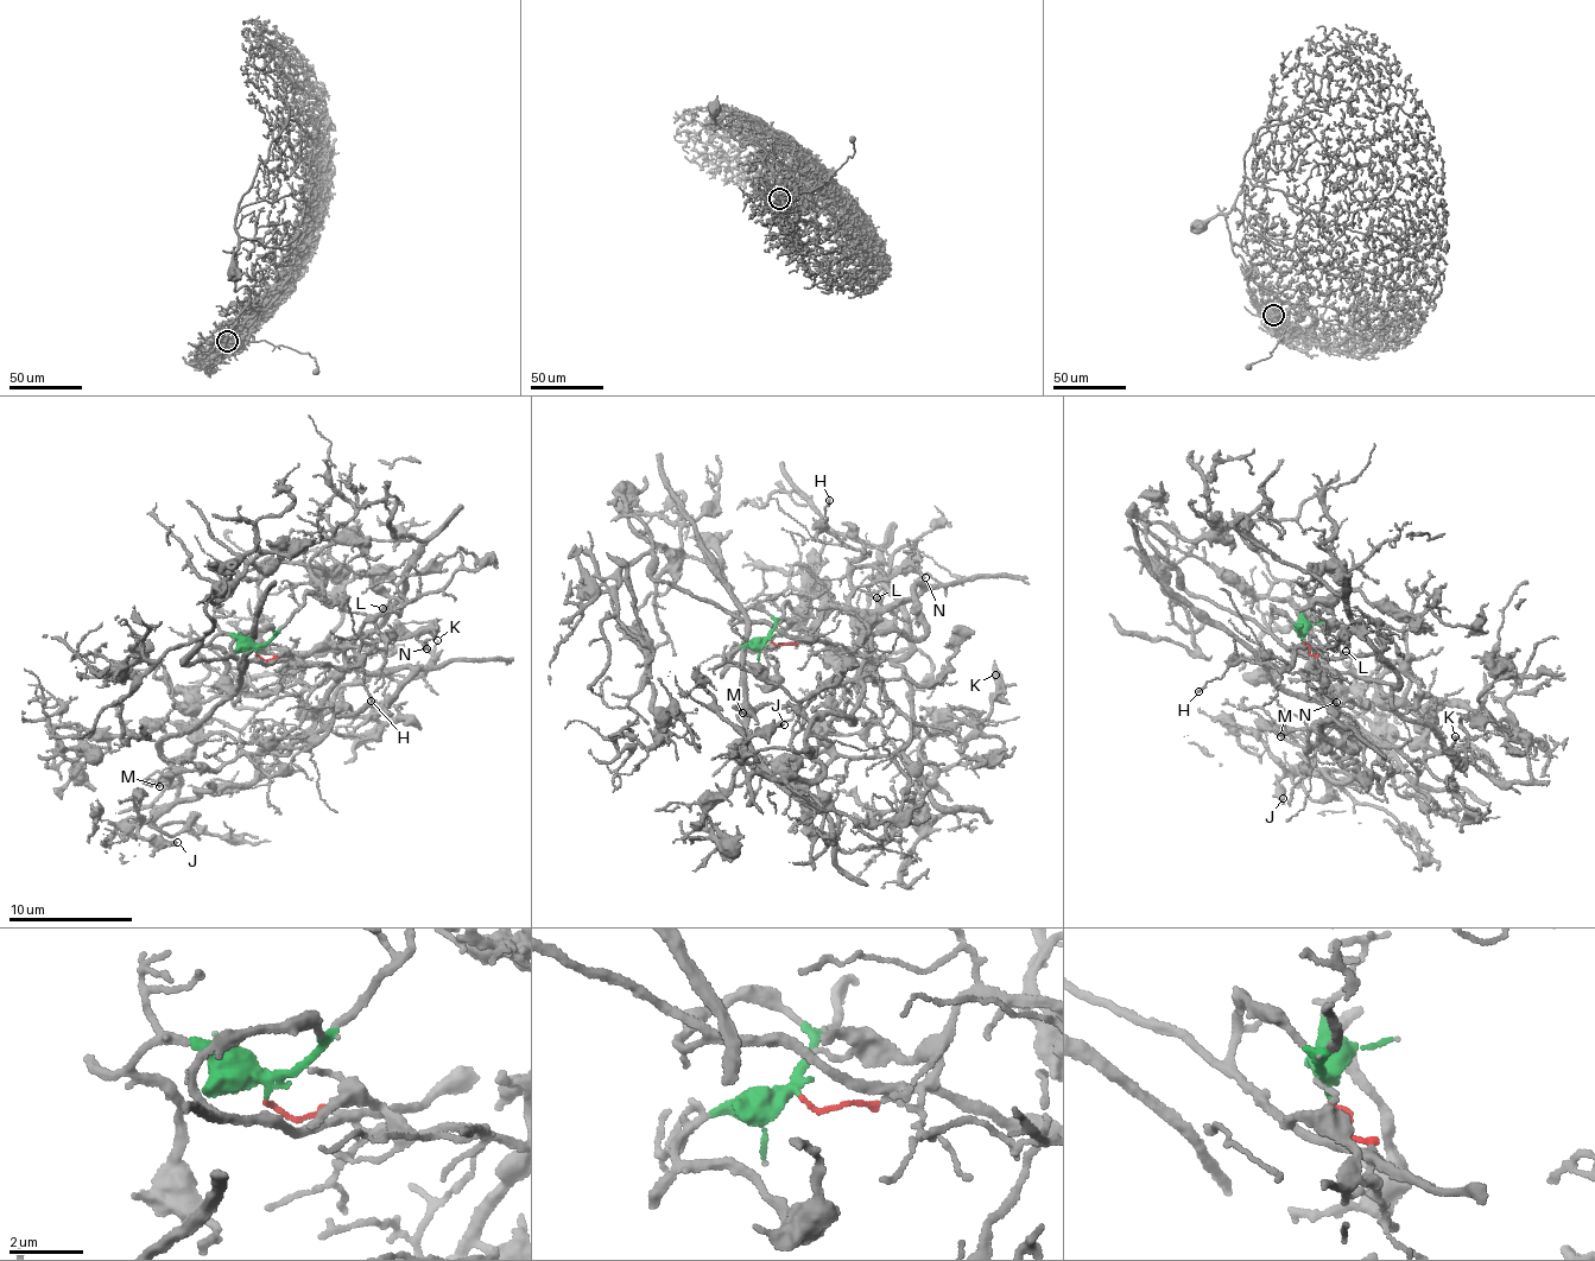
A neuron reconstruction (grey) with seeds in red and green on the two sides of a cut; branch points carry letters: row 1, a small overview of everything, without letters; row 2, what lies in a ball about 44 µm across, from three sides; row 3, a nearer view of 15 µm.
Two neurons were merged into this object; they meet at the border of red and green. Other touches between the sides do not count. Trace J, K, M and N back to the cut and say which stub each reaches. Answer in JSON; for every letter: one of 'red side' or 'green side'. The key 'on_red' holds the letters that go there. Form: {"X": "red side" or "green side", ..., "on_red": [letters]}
{"J": "red side", "K": "red side", "M": "red side", "N": "red side", "on_red": ["J", "K", "M", "N"]}

